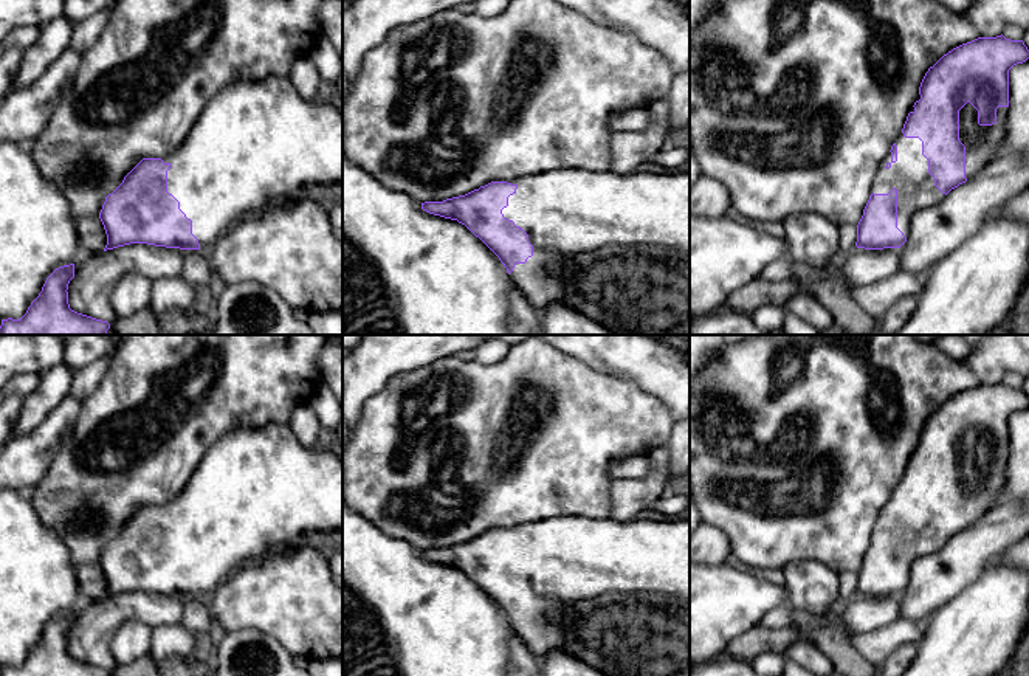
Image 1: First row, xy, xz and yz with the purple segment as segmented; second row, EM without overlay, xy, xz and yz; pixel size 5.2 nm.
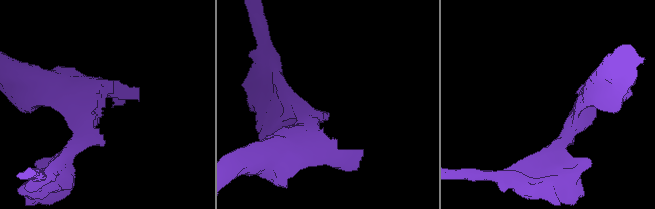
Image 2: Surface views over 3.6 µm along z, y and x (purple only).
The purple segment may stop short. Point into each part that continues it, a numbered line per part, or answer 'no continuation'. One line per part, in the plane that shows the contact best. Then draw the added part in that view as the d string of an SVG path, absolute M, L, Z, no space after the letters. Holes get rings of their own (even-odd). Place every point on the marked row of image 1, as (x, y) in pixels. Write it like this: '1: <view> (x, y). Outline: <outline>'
1: yz (983, 143). Outline: M967 102L959 110L959 141L965 146L965 178L973 178L992 163L1001 150L1009 107L996 109L996 122L978 124L978 110Z

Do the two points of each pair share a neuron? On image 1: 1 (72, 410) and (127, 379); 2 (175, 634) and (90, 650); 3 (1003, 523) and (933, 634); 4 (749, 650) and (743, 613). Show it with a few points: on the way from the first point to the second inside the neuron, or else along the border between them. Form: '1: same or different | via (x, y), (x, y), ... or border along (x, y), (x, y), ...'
1: different | border along (82, 400), (81, 411), (64, 438)
2: different | border along (182, 622), (154, 628)
3: different | border along (989, 566), (933, 613)
4: different | border along (758, 624), (739, 633), (724, 651)

